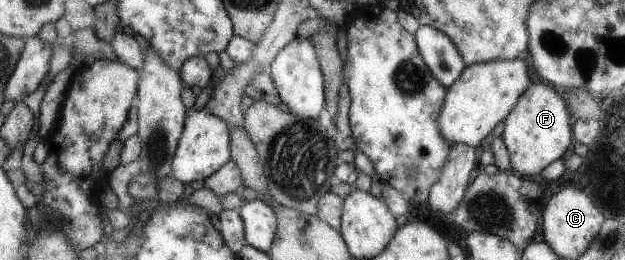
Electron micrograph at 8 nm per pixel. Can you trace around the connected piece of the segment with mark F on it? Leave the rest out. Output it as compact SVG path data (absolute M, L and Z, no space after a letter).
M545 82L529 87L504 124L502 135L511 155L513 172L523 176L541 174L551 162L562 159L573 144L574 122L568 102L561 89Z

